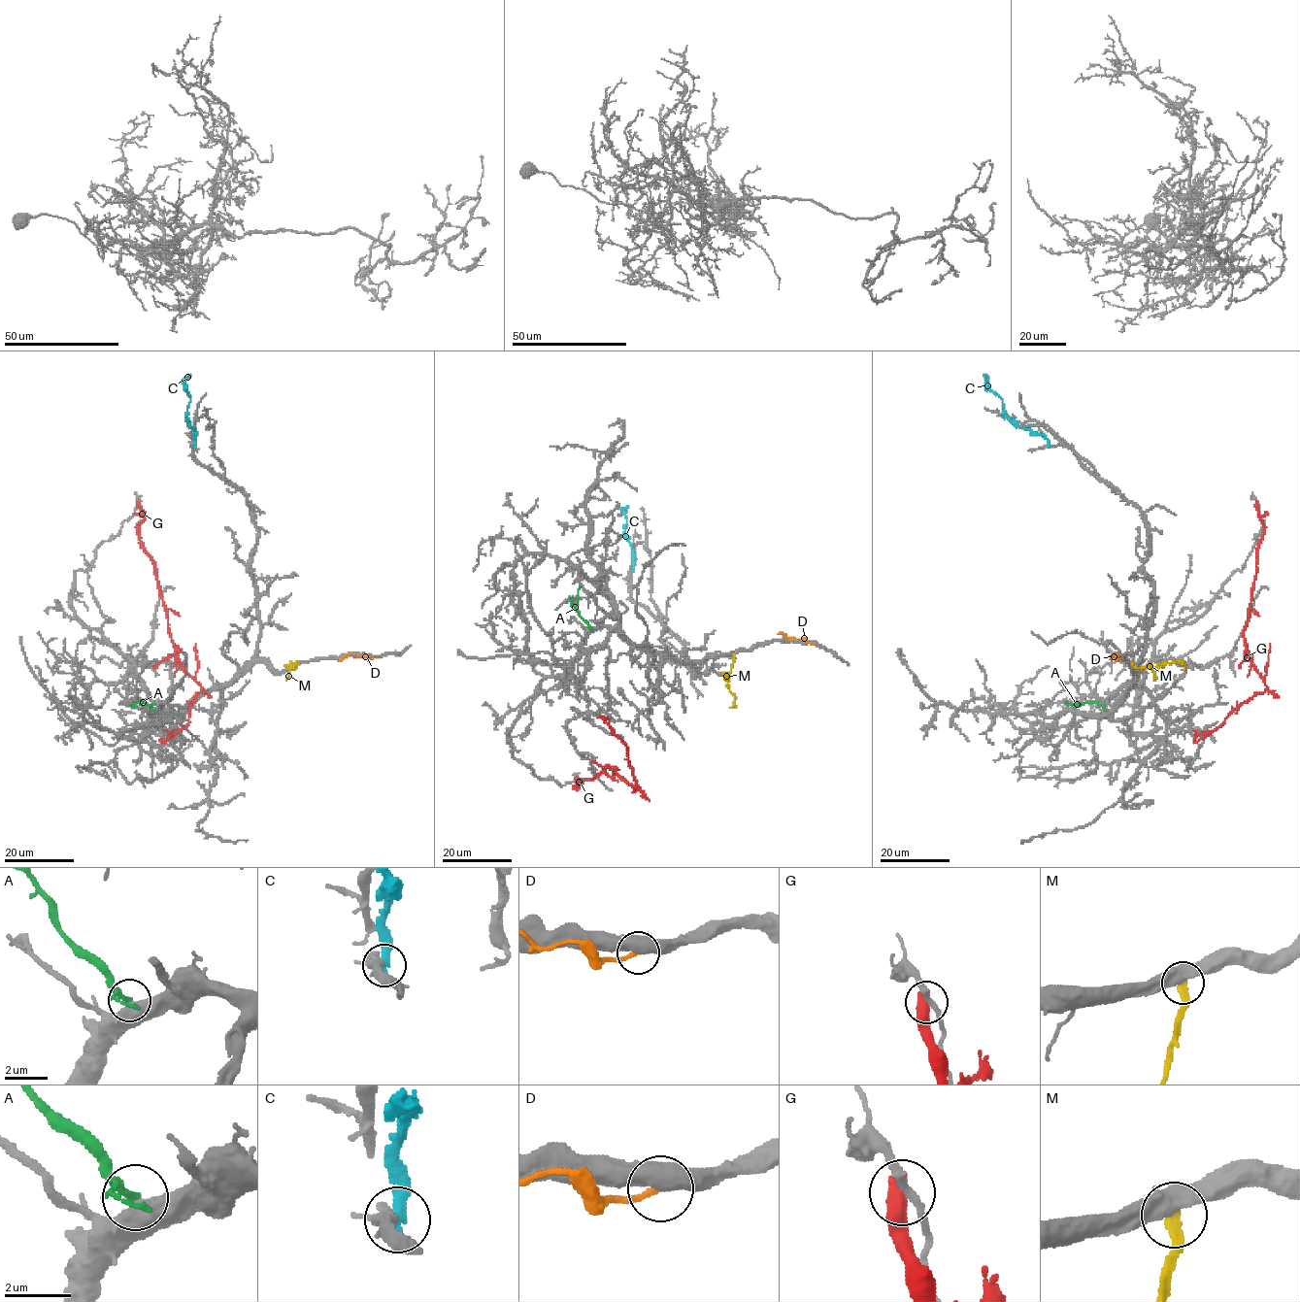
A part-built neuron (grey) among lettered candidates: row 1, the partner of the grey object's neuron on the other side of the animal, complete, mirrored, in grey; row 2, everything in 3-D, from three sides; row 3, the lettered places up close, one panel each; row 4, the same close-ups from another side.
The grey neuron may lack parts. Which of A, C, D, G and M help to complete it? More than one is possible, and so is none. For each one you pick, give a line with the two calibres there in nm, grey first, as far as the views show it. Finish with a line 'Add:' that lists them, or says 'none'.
Add: none

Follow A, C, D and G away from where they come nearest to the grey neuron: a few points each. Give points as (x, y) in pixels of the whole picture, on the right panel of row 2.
A: (1105, 702), (1098, 705), (1064, 701)
C: (1049, 446), (1049, 441), (1040, 433), (1016, 424), (1004, 414), (1002, 399), (989, 389), (988, 380), (983, 374)
D: (1121, 657), (1116, 653), (1110, 657), (1111, 661)
G: (1256, 503), (1263, 536), (1257, 550), (1243, 637), (1252, 666), (1266, 689), (1243, 702), (1202, 739), (1194, 740)

